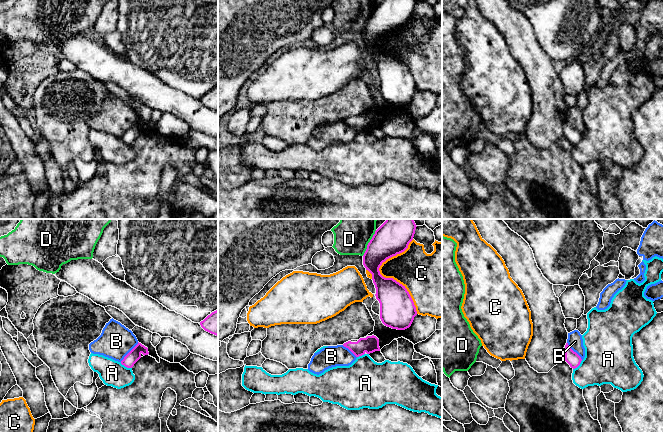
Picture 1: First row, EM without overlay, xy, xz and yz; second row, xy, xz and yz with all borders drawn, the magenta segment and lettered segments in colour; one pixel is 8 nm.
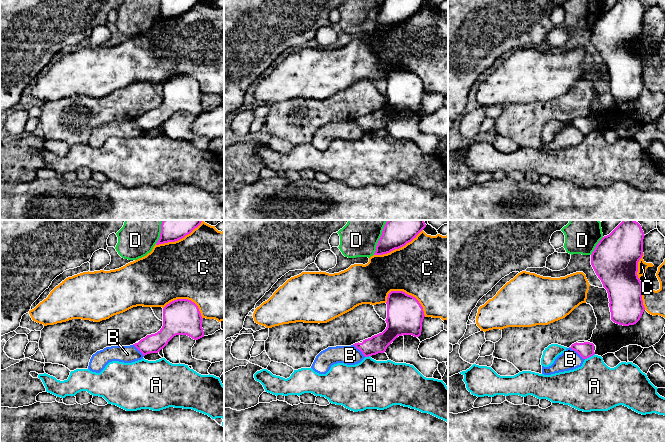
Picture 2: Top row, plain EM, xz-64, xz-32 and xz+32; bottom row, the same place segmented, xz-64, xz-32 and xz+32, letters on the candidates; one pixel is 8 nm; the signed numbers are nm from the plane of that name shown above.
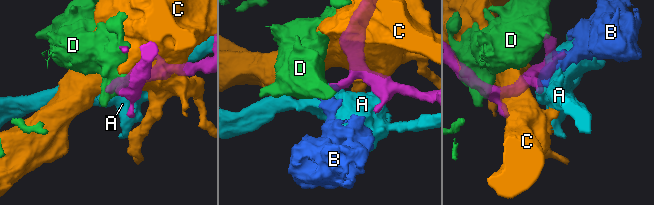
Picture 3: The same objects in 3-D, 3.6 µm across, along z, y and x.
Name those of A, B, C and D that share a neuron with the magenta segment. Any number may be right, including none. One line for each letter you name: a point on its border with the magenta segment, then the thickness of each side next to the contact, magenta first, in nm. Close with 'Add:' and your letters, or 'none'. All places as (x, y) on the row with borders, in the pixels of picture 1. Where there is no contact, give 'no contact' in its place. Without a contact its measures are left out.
Add: none

